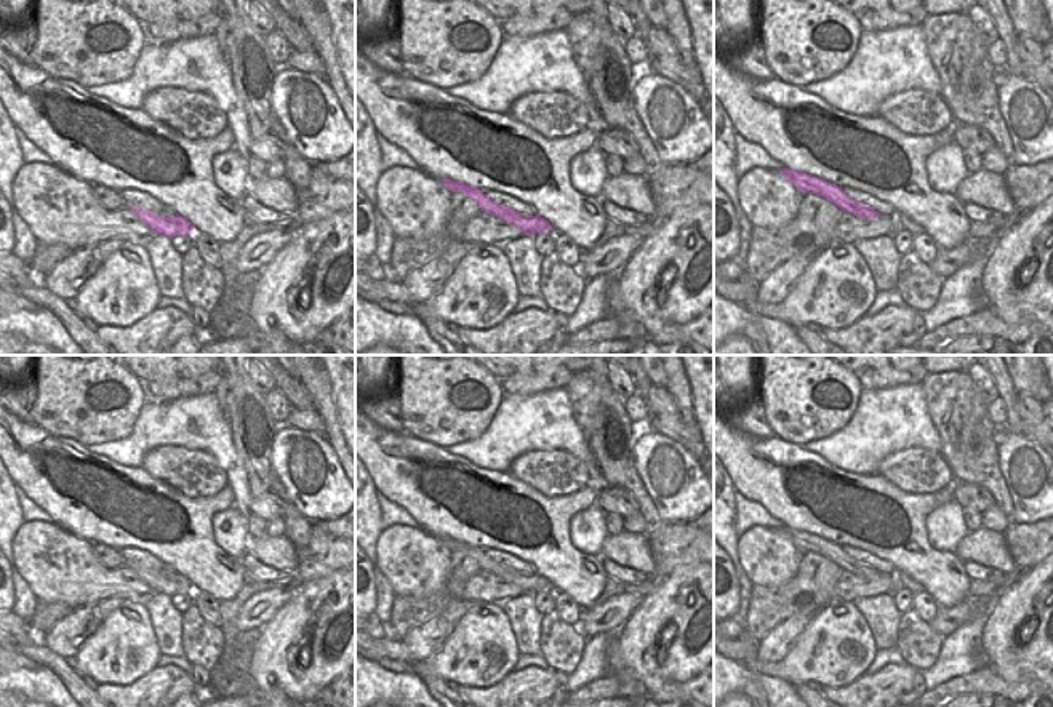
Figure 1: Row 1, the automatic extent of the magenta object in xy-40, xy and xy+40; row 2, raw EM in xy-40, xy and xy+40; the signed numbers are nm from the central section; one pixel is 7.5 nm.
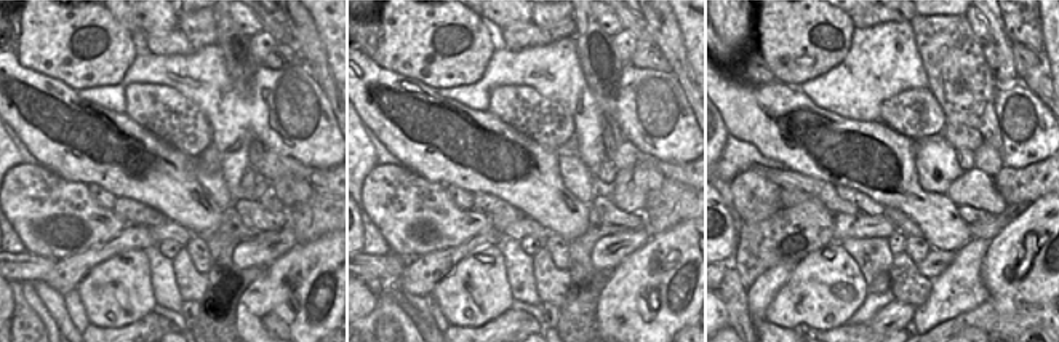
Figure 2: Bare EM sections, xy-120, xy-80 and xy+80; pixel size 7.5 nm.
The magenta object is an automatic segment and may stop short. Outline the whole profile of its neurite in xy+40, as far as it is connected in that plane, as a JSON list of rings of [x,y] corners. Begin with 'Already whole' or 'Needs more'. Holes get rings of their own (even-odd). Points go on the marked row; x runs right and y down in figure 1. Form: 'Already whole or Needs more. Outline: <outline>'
Already whole. Outline: [[[783,168],[779,173],[787,179],[787,182],[795,186],[800,192],[816,194],[832,202],[835,206],[839,206],[845,213],[851,213],[864,219],[880,216],[880,213],[874,211],[871,206],[861,205],[848,198],[842,187],[831,184],[821,178],[816,178],[807,173],[797,173],[789,168]]]

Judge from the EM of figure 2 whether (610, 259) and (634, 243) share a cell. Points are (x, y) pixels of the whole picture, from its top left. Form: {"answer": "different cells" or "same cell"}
{"answer": "same cell"}

